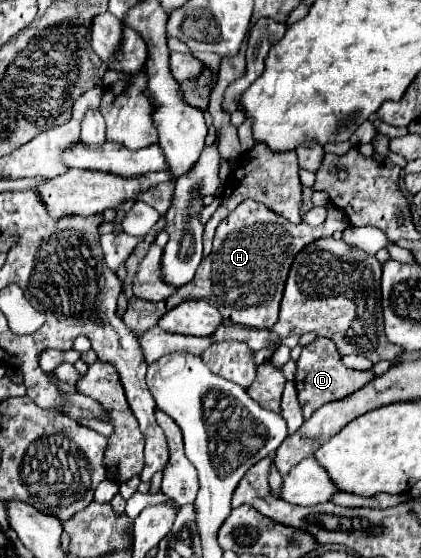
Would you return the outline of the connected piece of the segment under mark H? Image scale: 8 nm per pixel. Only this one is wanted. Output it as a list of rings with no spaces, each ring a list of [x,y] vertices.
[[[243,201],[229,217],[225,217],[215,233],[213,251],[209,257],[203,257],[193,281],[183,285],[171,297],[151,303],[147,299],[131,297],[129,309],[123,315],[123,323],[131,327],[131,331],[139,337],[143,331],[157,325],[159,317],[165,315],[169,309],[179,305],[185,299],[205,299],[211,305],[219,307],[223,319],[247,327],[257,329],[271,329],[277,321],[279,301],[283,295],[287,271],[291,267],[291,259],[295,259],[297,251],[301,251],[311,239],[329,237],[335,231],[343,231],[347,219],[343,209],[327,203],[327,219],[319,227],[309,227],[305,223],[291,225],[287,219],[275,215],[267,207],[255,201]]]

